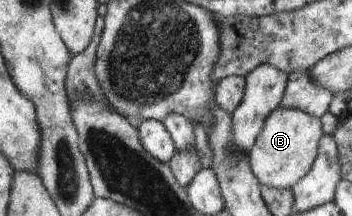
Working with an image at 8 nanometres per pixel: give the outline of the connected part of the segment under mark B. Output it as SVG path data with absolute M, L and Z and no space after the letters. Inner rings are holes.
M276 108L267 115L260 133L247 151L247 159L254 177L271 188L291 188L302 179L317 154L318 140L323 134L319 118L296 108Z

